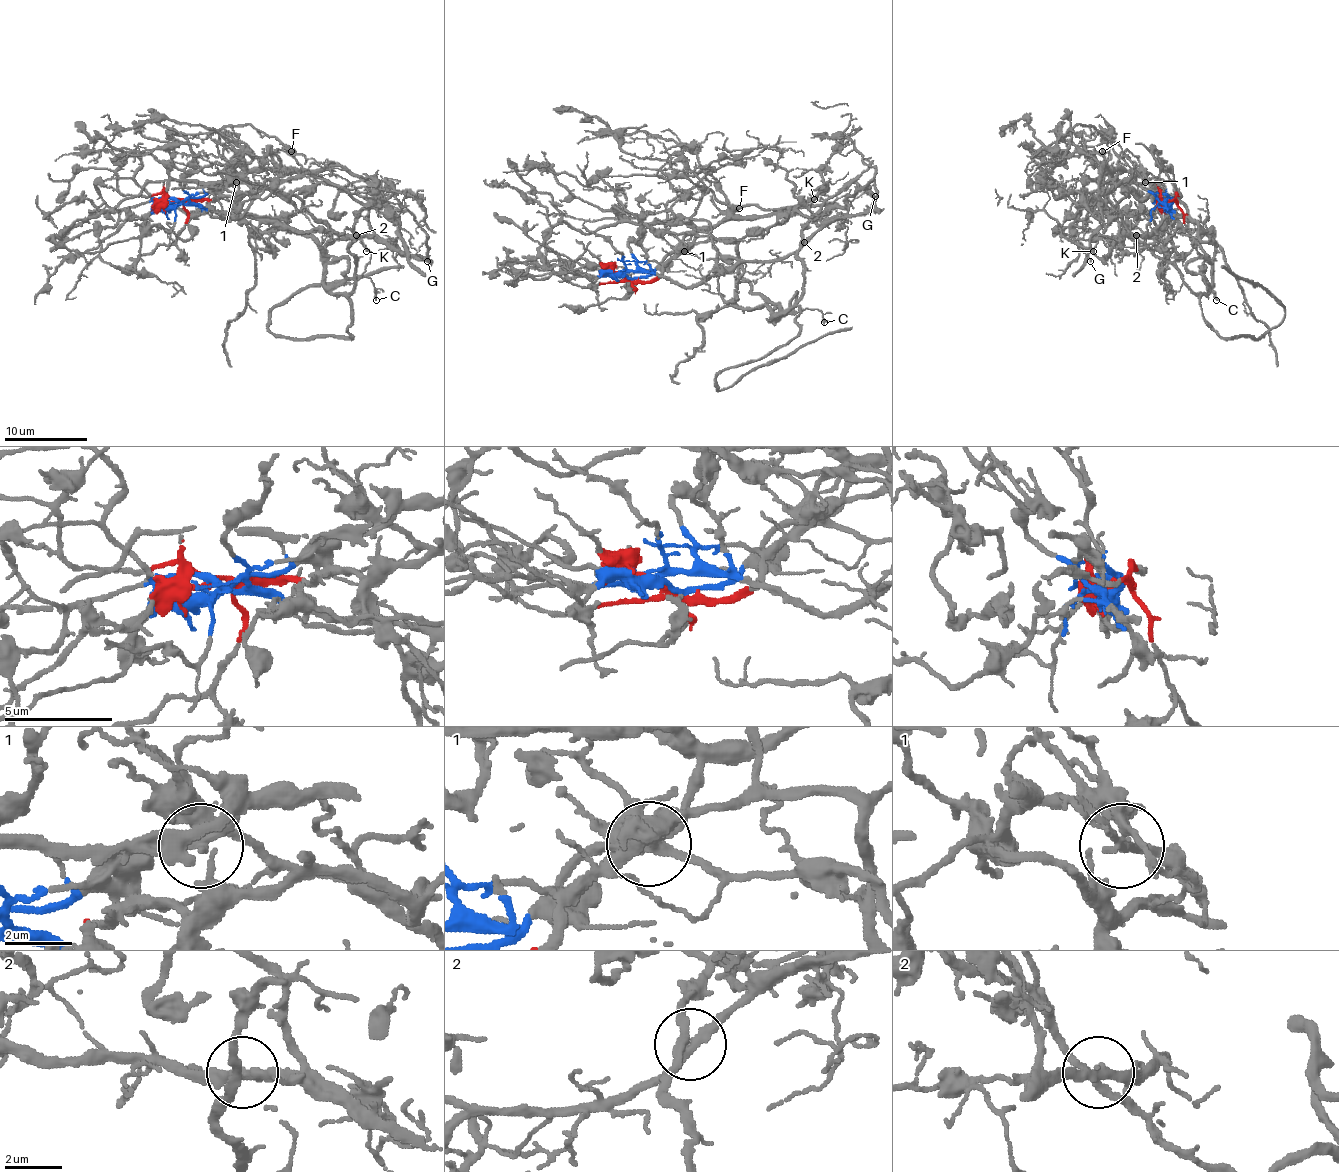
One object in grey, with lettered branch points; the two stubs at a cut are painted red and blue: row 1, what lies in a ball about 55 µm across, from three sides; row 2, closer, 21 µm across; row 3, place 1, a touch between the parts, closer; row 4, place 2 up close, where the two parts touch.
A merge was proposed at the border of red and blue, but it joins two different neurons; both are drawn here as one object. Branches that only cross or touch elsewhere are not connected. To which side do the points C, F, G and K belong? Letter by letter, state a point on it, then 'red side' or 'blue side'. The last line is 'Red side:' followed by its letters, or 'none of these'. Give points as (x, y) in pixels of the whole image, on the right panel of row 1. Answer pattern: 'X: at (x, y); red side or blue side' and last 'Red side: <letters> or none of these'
C: at (1216, 300); red side
F: at (1102, 151); blue side
G: at (1090, 261); blue side
K: at (1093, 251); blue side
Red side: C

